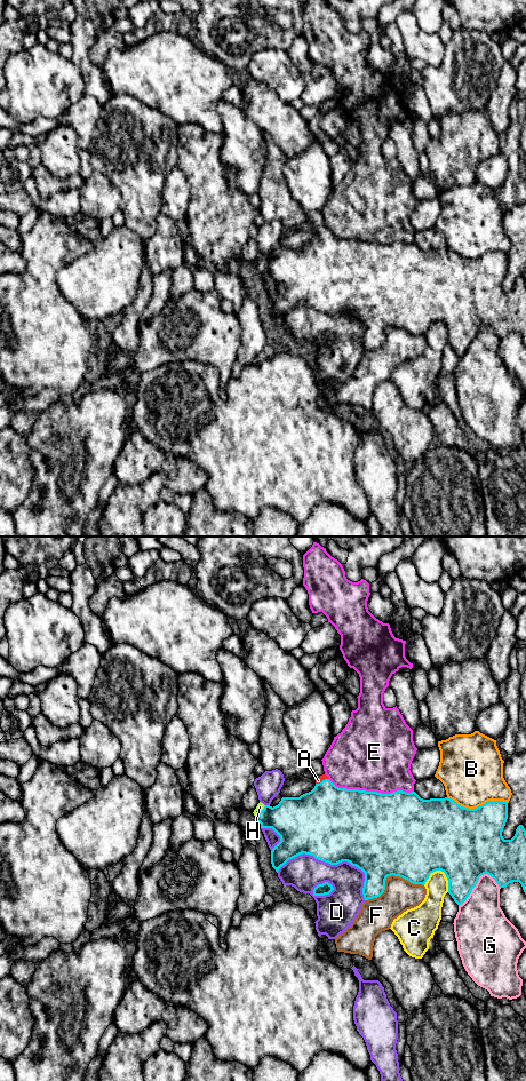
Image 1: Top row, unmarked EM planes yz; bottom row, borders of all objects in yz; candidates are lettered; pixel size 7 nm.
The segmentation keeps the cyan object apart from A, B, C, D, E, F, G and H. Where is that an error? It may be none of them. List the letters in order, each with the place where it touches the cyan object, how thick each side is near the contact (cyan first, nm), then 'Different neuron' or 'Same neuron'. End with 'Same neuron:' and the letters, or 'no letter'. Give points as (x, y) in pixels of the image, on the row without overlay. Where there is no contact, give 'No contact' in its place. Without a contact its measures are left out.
A: Touches cyan at yz (323, 231). Thickness 420 nm (cyan) against 50 nm. Same neuron
B: Touches cyan at yz (477, 259). Thickness 480 nm (cyan) against 440 nm. Different neuron
C: Touches cyan at yz (441, 322). Thickness 500 nm (cyan) against 160 nm. Different neuron
D: Touches cyan at yz (333, 315). Thickness 480 nm (cyan) against 240 nm. Different neuron
E: Touches cyan at yz (371, 243). Thickness 500 nm (cyan) against 500 nm. Different neuron
F: Touches cyan at yz (389, 326). Thickness 500 nm (cyan) against 220 nm. Different neuron
G: Touches cyan at yz (477, 332). Thickness 460 nm (cyan) against 300 nm. Different neuron
H: Touches cyan at yz (261, 262). Thickness 320 nm (cyan) against 50 nm. Same neuron
Same neuron: A, H

